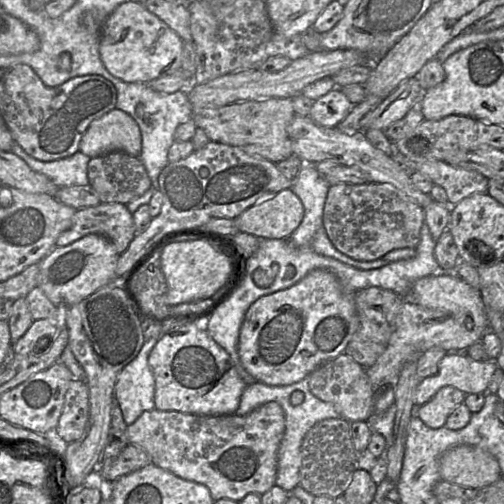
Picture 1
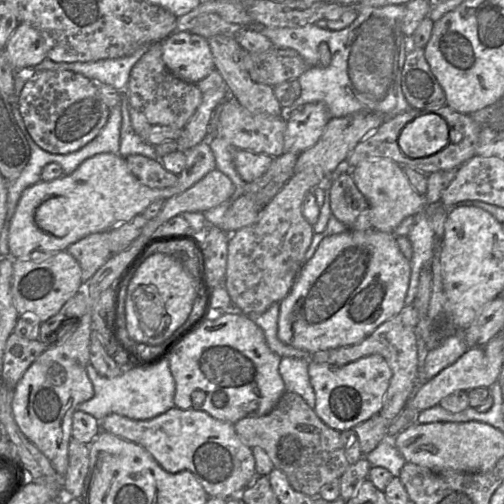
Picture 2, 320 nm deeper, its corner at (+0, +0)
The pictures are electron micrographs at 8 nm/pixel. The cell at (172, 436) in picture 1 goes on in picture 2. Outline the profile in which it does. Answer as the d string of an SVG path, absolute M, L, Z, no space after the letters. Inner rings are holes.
M172 407L149 420L133 420L118 414L109 414L100 420L101 431L144 447L169 473L183 470L192 472L209 497L229 499L239 495L257 476L252 448L245 445L237 436L234 424L222 422L208 413L193 409Z

